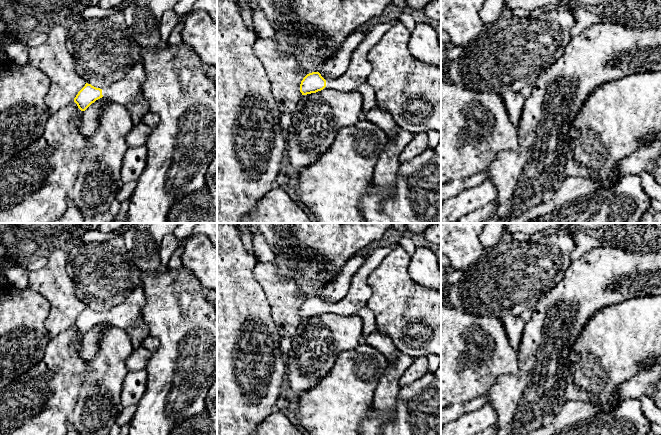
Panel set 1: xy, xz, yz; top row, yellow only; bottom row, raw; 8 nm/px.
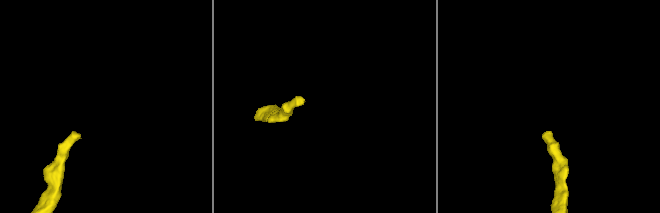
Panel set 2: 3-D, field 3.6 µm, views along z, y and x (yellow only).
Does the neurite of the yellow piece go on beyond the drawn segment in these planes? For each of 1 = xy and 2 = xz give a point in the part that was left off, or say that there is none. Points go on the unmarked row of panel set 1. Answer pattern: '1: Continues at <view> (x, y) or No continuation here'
1: Continues at xy (127, 314)
2: Continues at xz (359, 293)

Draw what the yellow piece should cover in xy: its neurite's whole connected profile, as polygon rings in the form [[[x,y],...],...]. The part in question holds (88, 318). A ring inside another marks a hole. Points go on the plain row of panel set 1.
[[[139,286],[124,302],[103,313],[86,307],[74,322],[74,326],[81,335],[85,335],[103,320],[118,328],[129,330],[141,320],[144,306],[145,296],[143,288]]]

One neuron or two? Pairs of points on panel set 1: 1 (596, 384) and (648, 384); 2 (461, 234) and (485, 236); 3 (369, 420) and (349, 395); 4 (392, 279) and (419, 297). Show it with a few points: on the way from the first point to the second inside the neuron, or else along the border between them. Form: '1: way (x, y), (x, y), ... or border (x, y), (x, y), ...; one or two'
1: border (643, 370), (620, 386), (620, 402); two
2: border (480, 233), (480, 242), (484, 248); two
3: border (371, 403), (359, 424); two
4: way (399, 286), (408, 295), (412, 295); one

